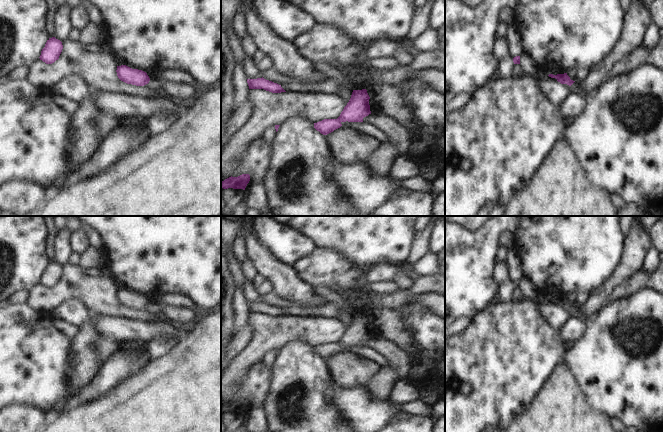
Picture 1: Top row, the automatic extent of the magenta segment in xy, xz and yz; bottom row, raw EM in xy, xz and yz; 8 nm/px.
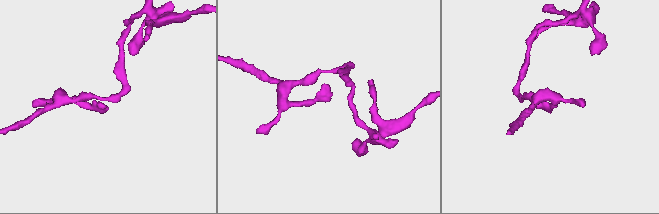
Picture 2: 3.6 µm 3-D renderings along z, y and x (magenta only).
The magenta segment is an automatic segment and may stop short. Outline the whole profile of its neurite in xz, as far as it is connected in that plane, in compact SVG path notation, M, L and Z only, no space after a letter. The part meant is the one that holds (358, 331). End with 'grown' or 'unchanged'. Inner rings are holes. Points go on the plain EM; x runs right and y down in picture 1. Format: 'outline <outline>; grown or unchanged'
outline M358 297L347 302L352 308L352 319L337 343L324 343L314 347L314 352L323 359L327 359L342 350L342 346L363 346L363 342L371 338L369 319L367 312L370 311L364 306L364 301Z; grown

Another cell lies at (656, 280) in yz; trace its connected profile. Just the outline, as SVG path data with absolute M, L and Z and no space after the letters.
M663 262L660 263L657 271L650 277L649 286L659 294L663 294Z

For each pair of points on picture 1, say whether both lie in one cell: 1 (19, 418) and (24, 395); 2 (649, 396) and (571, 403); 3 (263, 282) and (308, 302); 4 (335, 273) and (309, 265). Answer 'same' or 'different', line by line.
1: different
2: different
3: different
4: same

